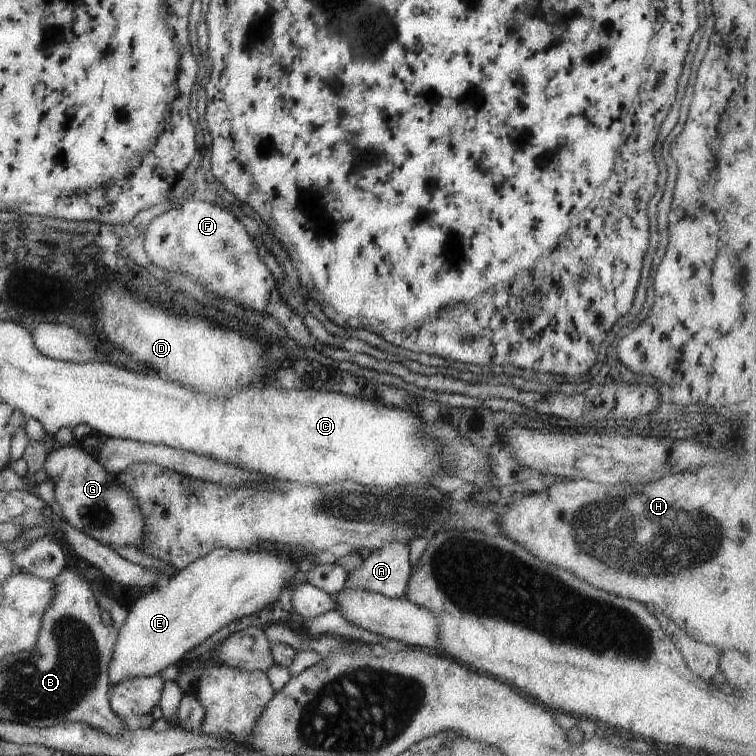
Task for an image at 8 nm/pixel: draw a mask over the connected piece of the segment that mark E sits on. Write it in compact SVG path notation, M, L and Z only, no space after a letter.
M219 547L196 558L163 583L157 584L151 592L131 602L131 606L127 608L127 616L117 628L118 637L108 662L110 687L123 679L157 675L169 664L179 665L183 662L182 656L187 650L200 644L221 627L275 602L281 590L290 586L296 578L294 572L300 573L296 570L295 563L281 551L276 553L264 549L248 552L247 549L231 550Z

